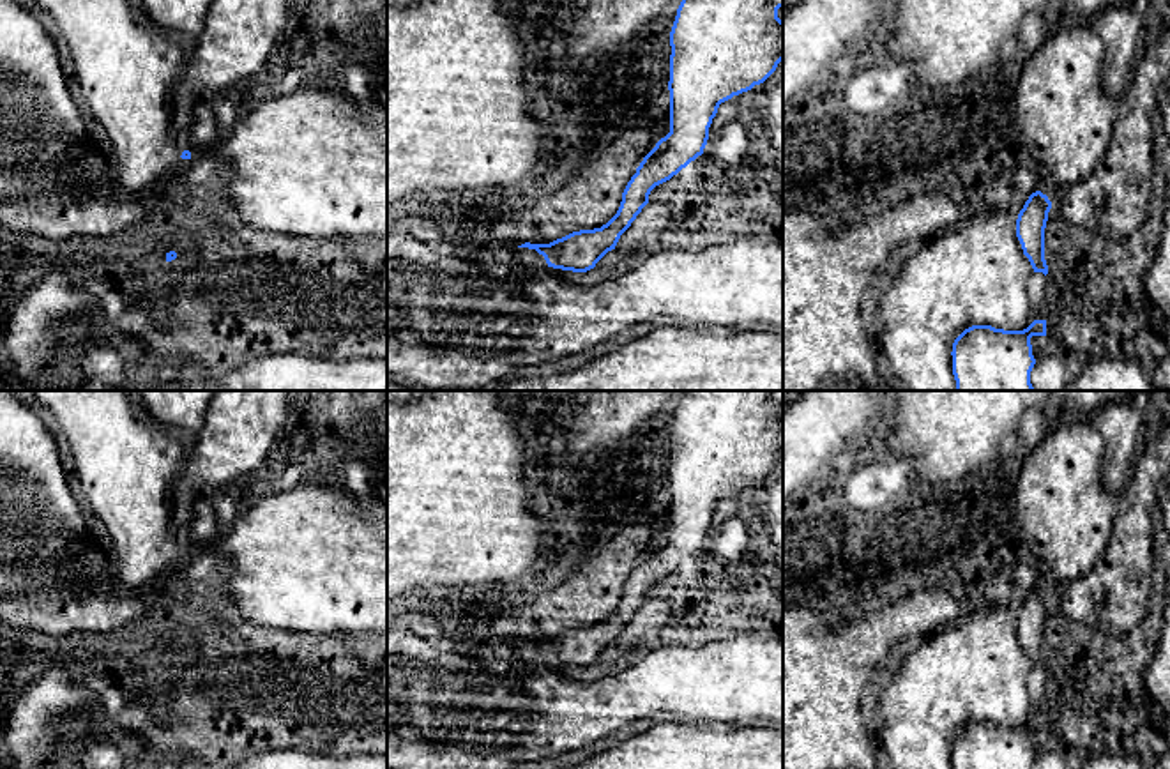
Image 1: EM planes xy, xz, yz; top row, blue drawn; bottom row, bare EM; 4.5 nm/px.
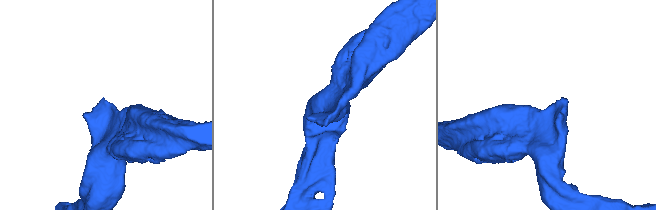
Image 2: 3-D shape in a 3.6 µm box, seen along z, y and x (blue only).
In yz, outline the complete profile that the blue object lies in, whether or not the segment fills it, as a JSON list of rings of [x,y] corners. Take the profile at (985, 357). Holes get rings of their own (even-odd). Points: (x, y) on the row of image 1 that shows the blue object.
[[[1034,320],[1023,331],[965,329],[951,352],[956,391],[1036,391],[1030,384],[1032,336],[1046,336],[1046,320]]]

